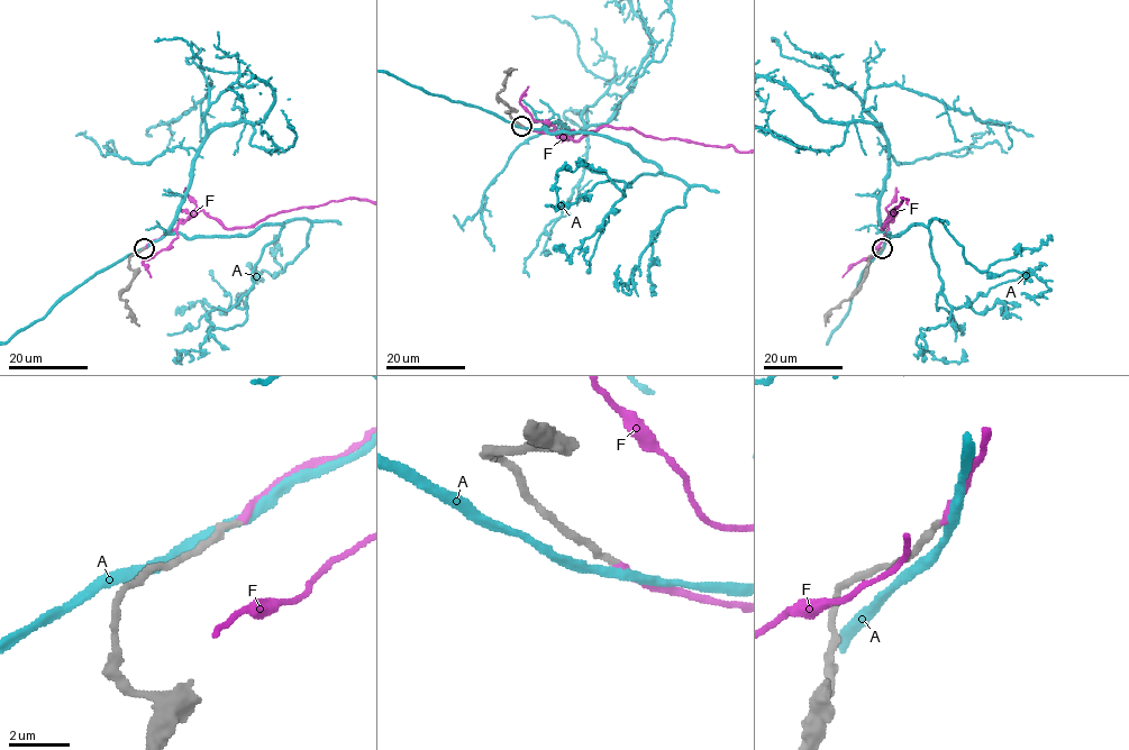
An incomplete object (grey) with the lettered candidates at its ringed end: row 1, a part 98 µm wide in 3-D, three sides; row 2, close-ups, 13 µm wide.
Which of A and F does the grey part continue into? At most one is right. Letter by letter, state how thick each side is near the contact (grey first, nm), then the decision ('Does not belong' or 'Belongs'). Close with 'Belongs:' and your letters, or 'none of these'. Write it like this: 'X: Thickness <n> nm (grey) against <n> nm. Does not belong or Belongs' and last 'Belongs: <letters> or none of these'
A: Thickness 240 nm (grey) against 320 nm. Does not belong
F: Thickness 240 nm (grey) against 260 nm. Belongs
Belongs: F

